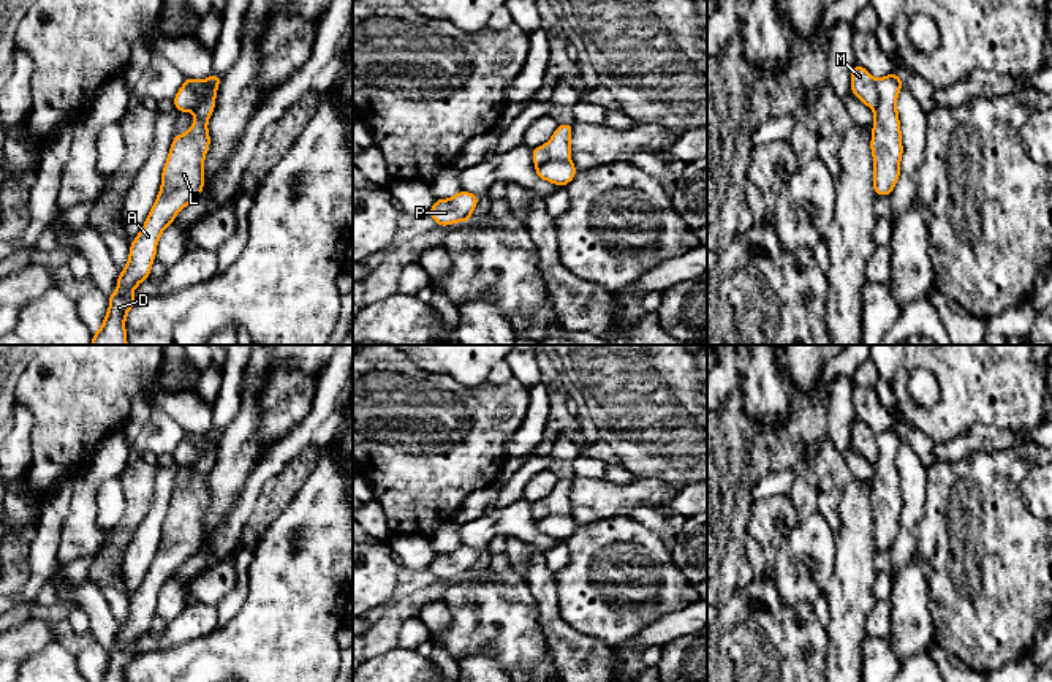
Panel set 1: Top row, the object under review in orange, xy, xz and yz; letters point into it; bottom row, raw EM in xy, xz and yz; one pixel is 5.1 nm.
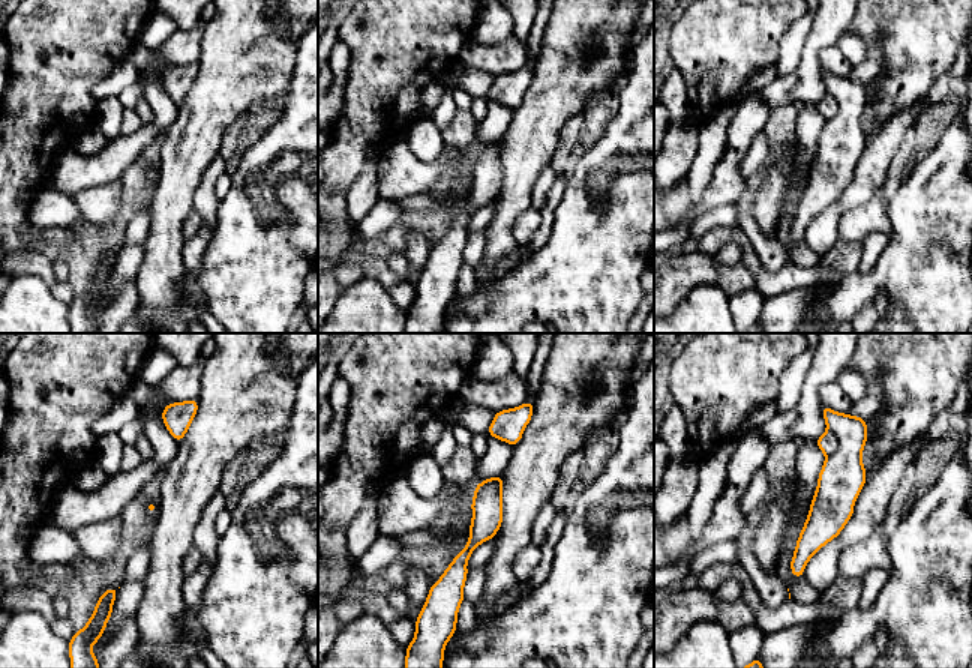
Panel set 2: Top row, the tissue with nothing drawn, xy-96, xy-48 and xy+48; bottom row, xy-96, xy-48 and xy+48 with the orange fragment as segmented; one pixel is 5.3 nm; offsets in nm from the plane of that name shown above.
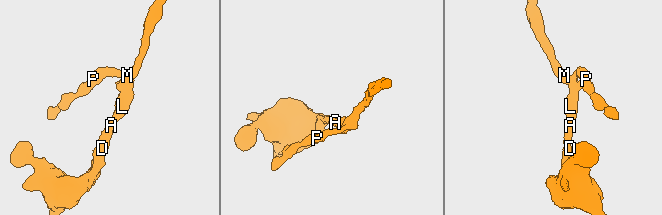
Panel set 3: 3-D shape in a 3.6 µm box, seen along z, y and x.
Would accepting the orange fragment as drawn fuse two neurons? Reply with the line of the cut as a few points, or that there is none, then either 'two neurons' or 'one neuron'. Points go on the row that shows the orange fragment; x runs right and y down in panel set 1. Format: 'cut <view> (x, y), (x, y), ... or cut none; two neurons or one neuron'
cut xy (184, 84), (190, 86), (201, 97), (201, 102), (193, 109); two neurons

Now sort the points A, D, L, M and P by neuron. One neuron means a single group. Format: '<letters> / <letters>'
A D L P / M

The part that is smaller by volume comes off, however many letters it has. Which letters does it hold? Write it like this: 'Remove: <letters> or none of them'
Remove: M

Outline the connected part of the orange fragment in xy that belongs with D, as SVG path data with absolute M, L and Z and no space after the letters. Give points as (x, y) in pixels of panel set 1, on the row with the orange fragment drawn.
M190 78L184 79L184 85L191 87L202 97L199 106L193 109L195 122L187 133L176 135L171 142L158 196L142 229L130 244L128 263L119 272L117 290L108 296L108 313L90 345L128 345L125 320L138 301L131 293L152 275L150 267L157 256L161 233L204 188L204 157L210 146L207 122L215 109L217 89Z

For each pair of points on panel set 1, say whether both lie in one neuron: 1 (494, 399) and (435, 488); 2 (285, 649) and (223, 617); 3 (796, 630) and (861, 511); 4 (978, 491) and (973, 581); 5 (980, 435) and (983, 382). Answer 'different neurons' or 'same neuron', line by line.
1: same neuron
2: different neurons
3: different neurons
4: same neuron
5: different neurons

